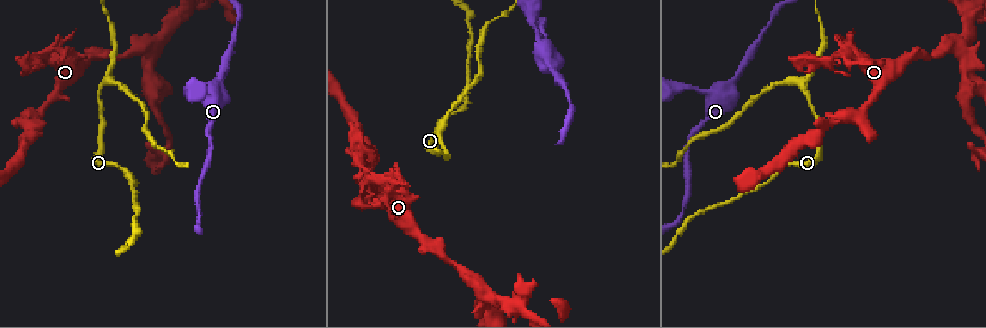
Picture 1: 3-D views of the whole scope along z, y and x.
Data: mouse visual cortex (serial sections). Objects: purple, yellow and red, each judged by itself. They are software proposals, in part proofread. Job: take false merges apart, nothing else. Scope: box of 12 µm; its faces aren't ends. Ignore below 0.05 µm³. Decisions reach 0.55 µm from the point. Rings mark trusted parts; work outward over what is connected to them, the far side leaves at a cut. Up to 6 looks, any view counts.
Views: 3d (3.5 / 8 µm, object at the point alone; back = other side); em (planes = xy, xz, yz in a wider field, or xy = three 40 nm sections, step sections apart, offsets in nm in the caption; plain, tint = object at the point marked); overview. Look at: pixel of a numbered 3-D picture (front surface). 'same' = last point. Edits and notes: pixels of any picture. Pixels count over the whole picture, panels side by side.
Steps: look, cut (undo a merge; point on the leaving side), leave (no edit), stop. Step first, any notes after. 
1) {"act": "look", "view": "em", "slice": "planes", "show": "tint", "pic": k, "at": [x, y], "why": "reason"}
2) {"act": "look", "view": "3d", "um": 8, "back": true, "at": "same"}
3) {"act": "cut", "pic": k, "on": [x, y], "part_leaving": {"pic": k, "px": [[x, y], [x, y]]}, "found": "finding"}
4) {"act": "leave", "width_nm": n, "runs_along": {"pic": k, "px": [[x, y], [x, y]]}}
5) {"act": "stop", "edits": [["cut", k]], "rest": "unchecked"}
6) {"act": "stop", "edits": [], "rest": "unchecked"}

{"act": "look", "view": "3d", "um": 3.5, "pic": 1, "at": [802, 82], "why": "branch point"}

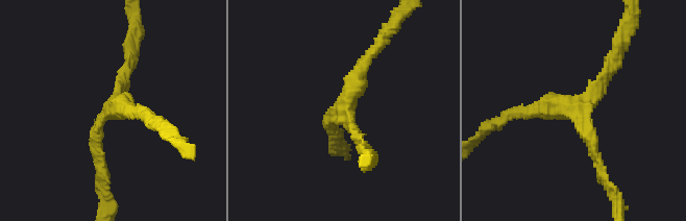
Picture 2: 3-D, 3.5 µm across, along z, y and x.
{"act": "look", "view": "em", "slice": "xy", "step": 5, "show": "tint", "pic": 2, "at": [113, 110], "arms": 3, "arm_widths_nm": [150, 150, 200]}

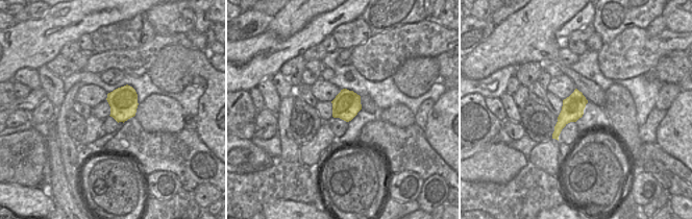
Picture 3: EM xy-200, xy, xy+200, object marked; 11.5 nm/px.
{"act": "leave", "found": "continuous, no second cell"}

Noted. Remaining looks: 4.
{"act": "look", "view": "3d", "um": 3.5, "pic": 1, "at": [565, 91], "why": "calibre changes"}

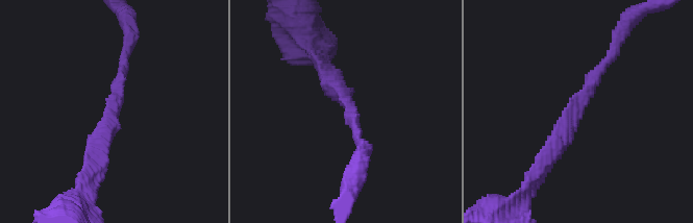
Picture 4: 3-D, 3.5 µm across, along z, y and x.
{"act": "look", "view": "em", "slice": "xy", "step": 1, "show": "tint", "pic": 4, "at": [114, 103], "arm_widths_nm": [150, 300], "why": "need the tissue"}

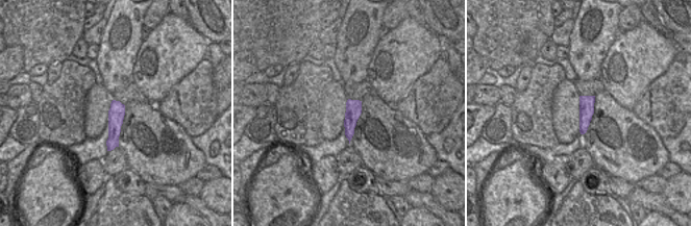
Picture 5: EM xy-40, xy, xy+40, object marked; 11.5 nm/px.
{"act": "leave", "found": "all the same cell"}

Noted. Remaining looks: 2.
{"act": "stop", "edits": [], "rest": "unchecked"}

